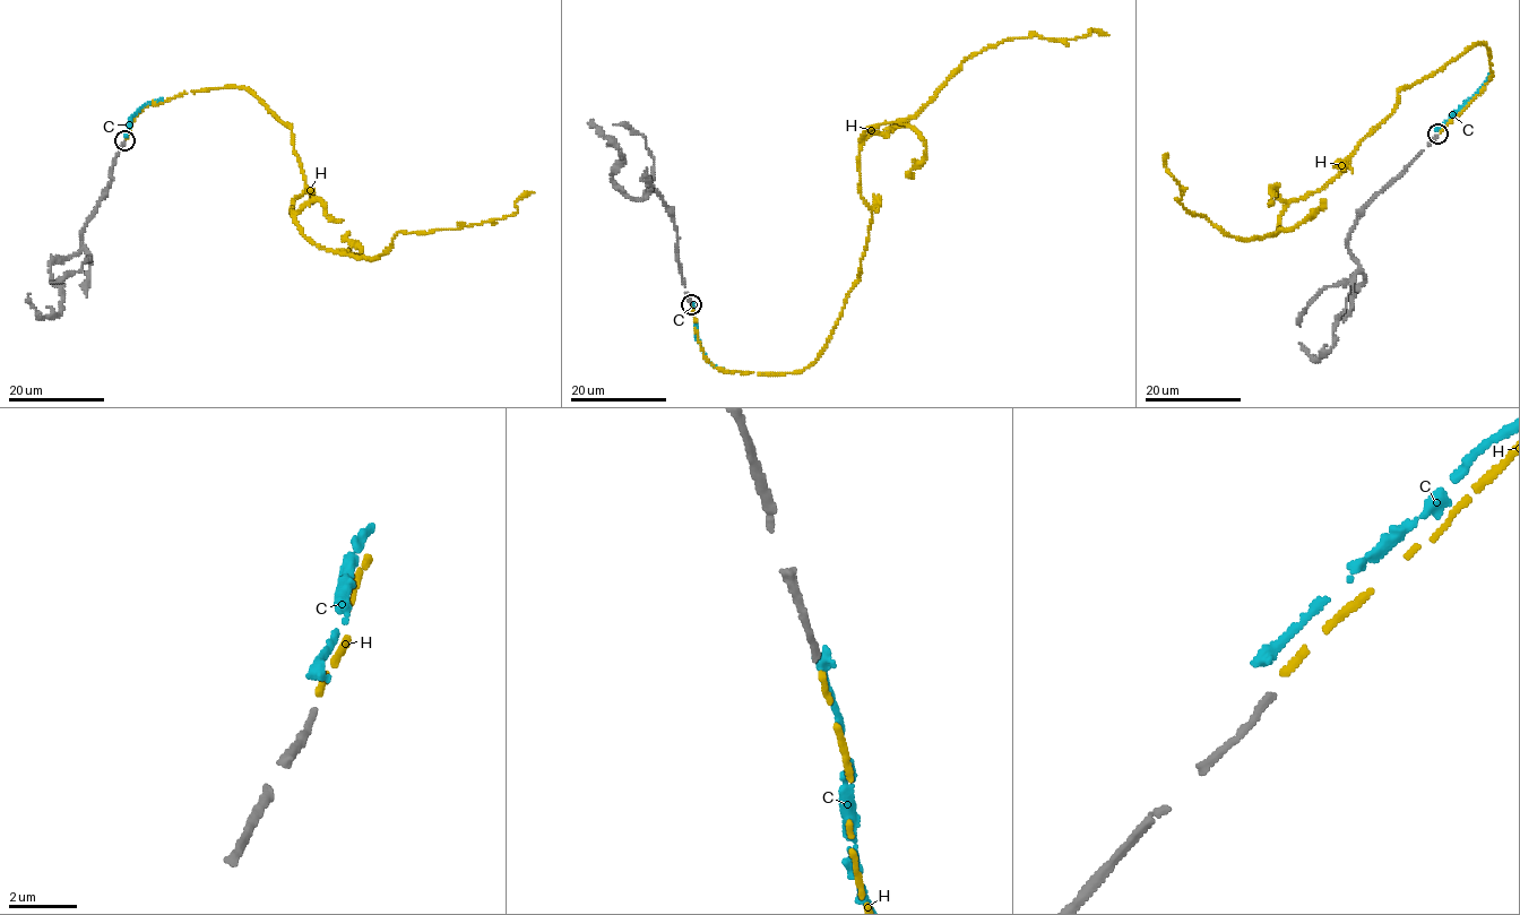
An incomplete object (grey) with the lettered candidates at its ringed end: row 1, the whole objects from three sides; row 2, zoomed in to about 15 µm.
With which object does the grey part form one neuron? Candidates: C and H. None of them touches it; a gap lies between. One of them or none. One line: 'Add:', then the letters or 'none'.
Add: H

